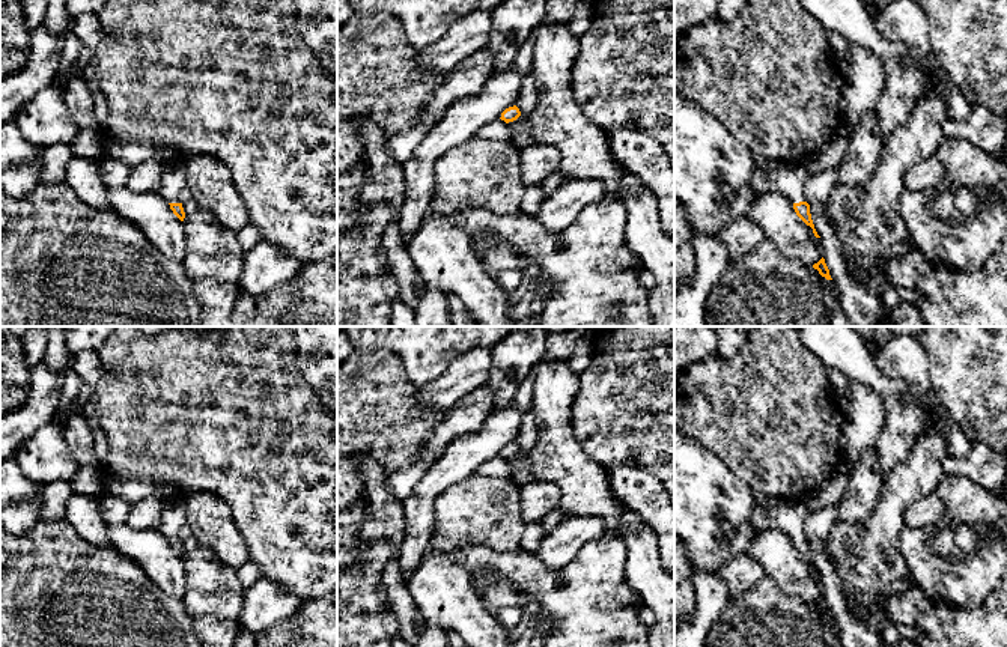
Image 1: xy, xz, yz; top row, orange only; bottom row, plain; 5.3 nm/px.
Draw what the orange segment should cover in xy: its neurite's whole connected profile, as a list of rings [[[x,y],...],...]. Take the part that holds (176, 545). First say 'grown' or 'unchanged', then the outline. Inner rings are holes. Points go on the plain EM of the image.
grown | [[[175,498],[164,503],[161,512],[160,531],[169,539],[173,551],[184,558],[185,549],[179,539],[179,528],[187,524],[187,515],[182,504],[182,498]]]

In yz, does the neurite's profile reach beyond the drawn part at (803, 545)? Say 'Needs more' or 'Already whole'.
Needs more

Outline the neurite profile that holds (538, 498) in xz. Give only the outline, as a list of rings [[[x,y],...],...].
[[[534,480],[519,488],[522,519],[539,524],[549,512],[560,509],[560,488],[555,483]]]

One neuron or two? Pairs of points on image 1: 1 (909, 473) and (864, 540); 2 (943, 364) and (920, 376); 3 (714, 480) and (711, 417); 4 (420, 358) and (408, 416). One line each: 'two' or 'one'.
1: one
2: two
3: two
4: two

